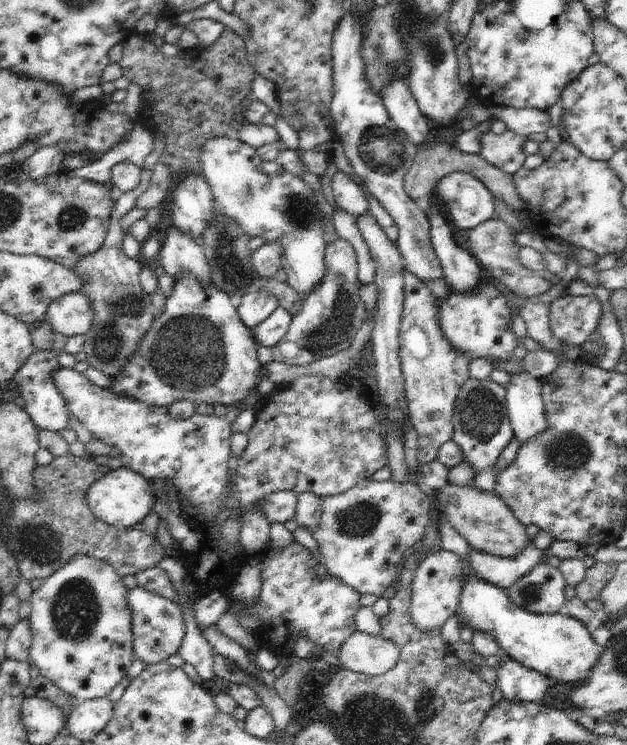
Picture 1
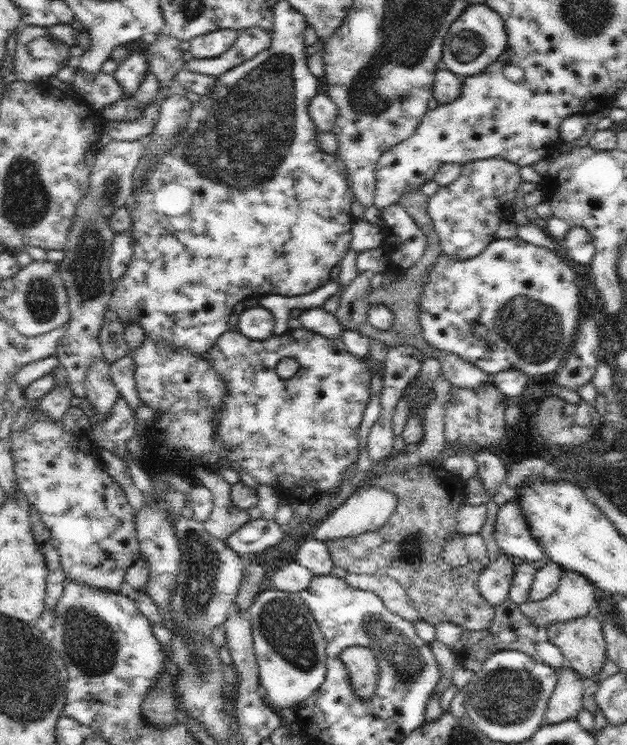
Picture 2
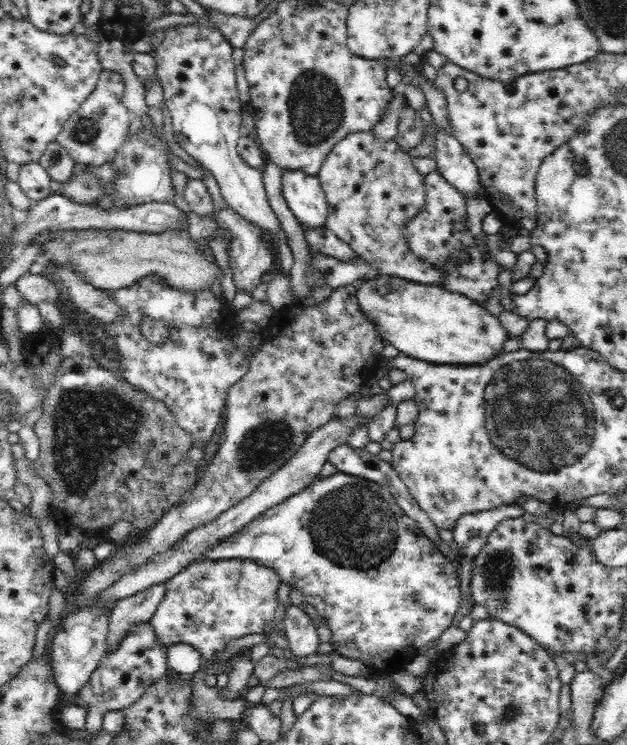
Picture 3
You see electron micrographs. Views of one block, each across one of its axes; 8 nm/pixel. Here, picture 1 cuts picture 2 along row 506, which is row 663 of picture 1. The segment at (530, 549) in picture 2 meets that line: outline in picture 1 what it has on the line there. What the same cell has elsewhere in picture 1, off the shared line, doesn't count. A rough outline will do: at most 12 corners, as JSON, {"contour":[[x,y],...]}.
{"contour":[[501,658],[495,686],[503,700],[539,702],[547,676]]}

